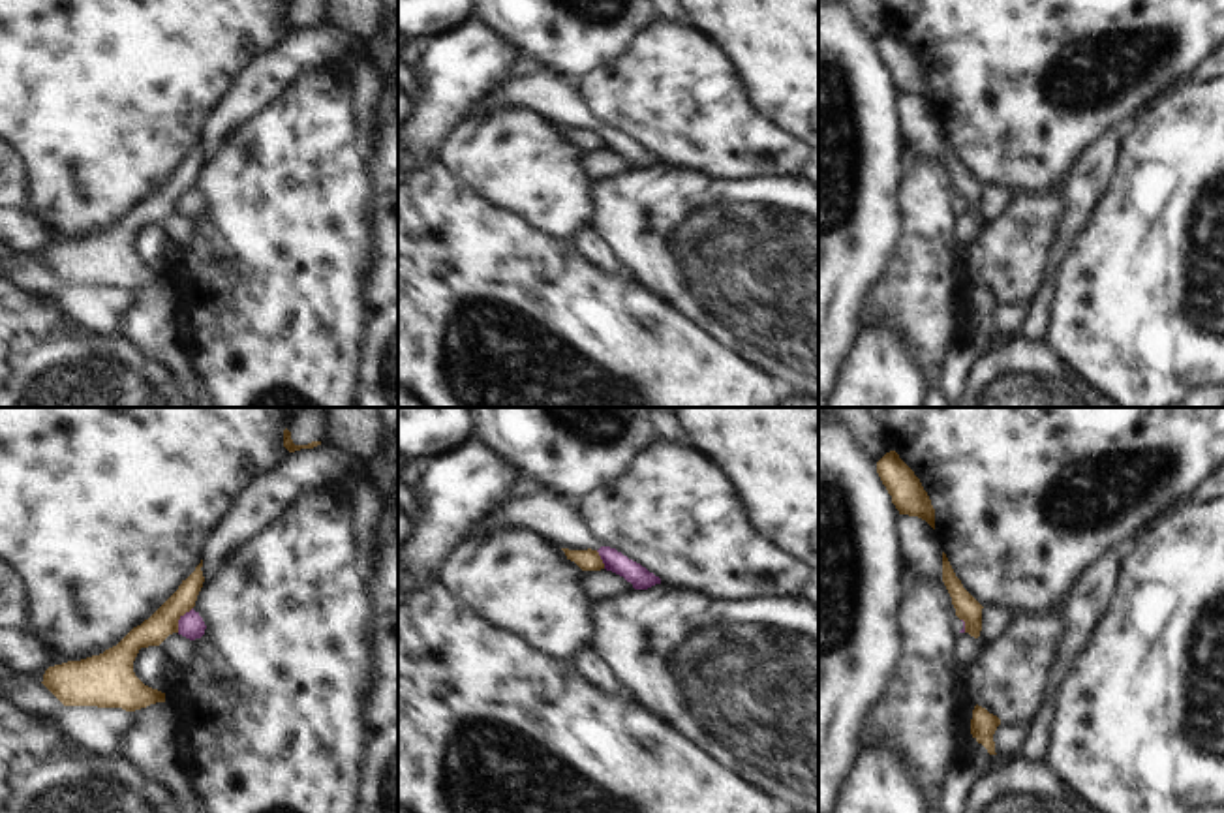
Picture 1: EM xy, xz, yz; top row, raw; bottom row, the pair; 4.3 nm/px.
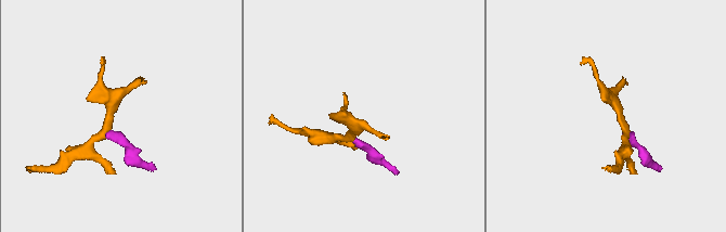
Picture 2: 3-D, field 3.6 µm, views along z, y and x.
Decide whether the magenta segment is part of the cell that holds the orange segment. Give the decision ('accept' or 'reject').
reject

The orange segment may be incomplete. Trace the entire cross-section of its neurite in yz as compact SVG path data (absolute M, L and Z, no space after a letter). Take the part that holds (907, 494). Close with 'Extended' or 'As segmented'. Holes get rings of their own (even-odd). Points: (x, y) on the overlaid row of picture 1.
M895 451L877 462L877 473L899 514L918 516L935 529L935 509L914 471Z. As segmented.

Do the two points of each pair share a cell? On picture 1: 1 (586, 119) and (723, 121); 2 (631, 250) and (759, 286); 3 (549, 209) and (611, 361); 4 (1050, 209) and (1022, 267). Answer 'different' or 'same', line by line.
1: different
2: same
3: different
4: same

